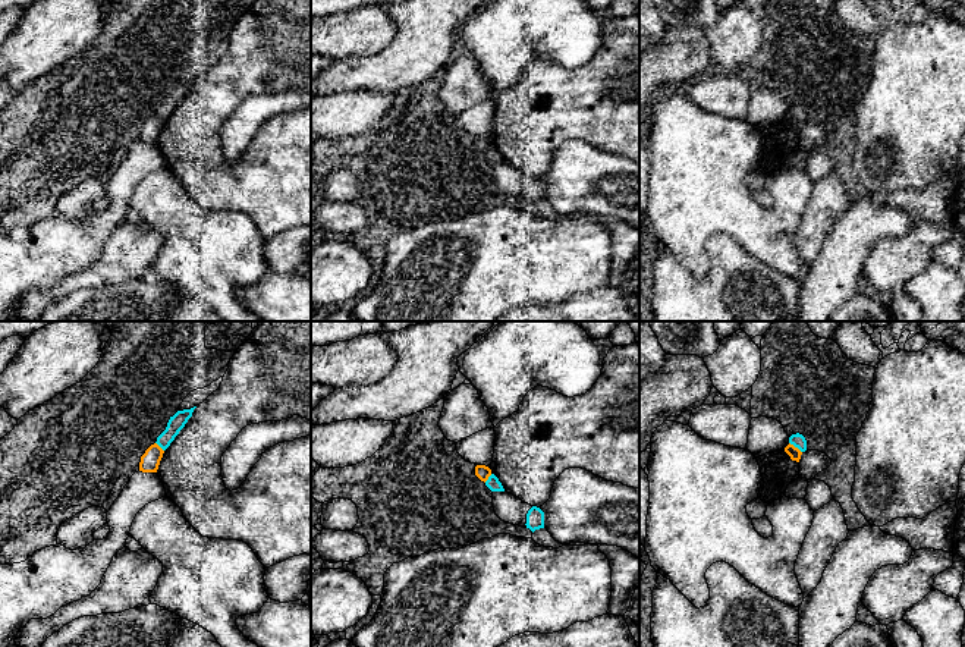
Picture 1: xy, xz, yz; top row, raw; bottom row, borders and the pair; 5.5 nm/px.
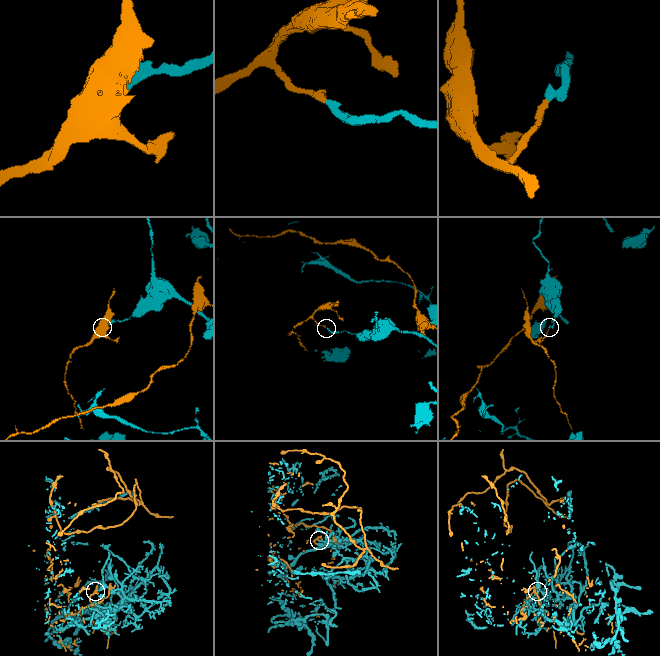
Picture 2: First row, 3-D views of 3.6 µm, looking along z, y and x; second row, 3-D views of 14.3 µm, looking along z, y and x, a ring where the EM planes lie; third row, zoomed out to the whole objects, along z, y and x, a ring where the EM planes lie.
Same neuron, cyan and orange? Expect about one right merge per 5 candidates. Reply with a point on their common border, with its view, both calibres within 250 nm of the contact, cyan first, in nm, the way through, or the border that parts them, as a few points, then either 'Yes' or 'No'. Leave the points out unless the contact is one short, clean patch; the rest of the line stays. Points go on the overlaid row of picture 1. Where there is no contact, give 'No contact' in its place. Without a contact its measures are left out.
Touches cyan at yz (795, 446). Thickness 80 nm (cyan) against 70 nm. Boundary: yz (789, 442), (801, 452). No

